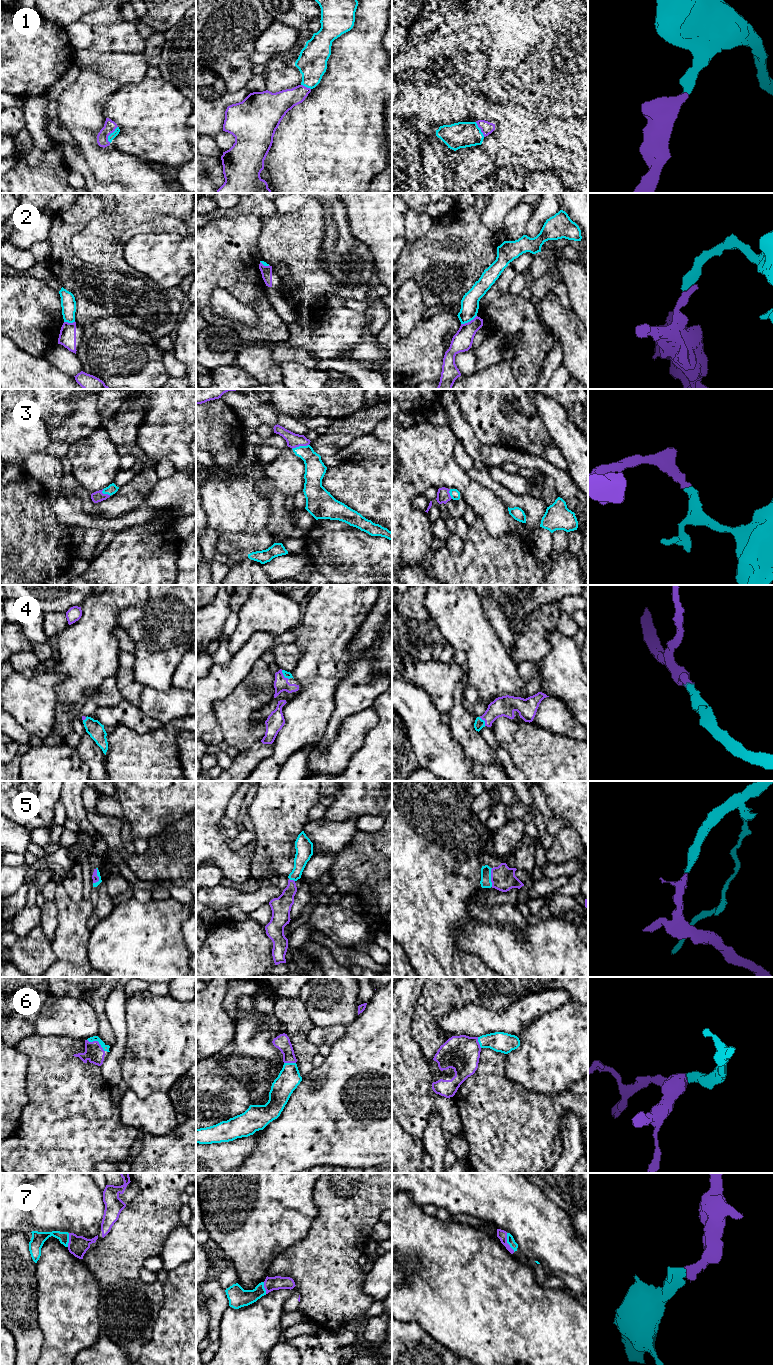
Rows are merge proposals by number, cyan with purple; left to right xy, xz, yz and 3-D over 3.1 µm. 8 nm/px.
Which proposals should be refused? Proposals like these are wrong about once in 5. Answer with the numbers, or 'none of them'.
2

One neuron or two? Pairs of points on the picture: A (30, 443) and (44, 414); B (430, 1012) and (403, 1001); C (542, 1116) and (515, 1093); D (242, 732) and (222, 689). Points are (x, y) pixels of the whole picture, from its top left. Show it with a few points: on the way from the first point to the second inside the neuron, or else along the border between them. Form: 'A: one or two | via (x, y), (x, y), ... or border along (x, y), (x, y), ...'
A: two | border along (43, 421), (51, 436)
B: two | border along (423, 987), (409, 1029)
C: one | via (535, 1113), (522, 1100)
D: two | border along (242, 681), (214, 703), (217, 720)

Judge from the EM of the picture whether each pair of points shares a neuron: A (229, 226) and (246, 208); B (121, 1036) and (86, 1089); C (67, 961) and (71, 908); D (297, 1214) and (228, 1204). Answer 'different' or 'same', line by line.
A: different
B: different
C: same
D: same

